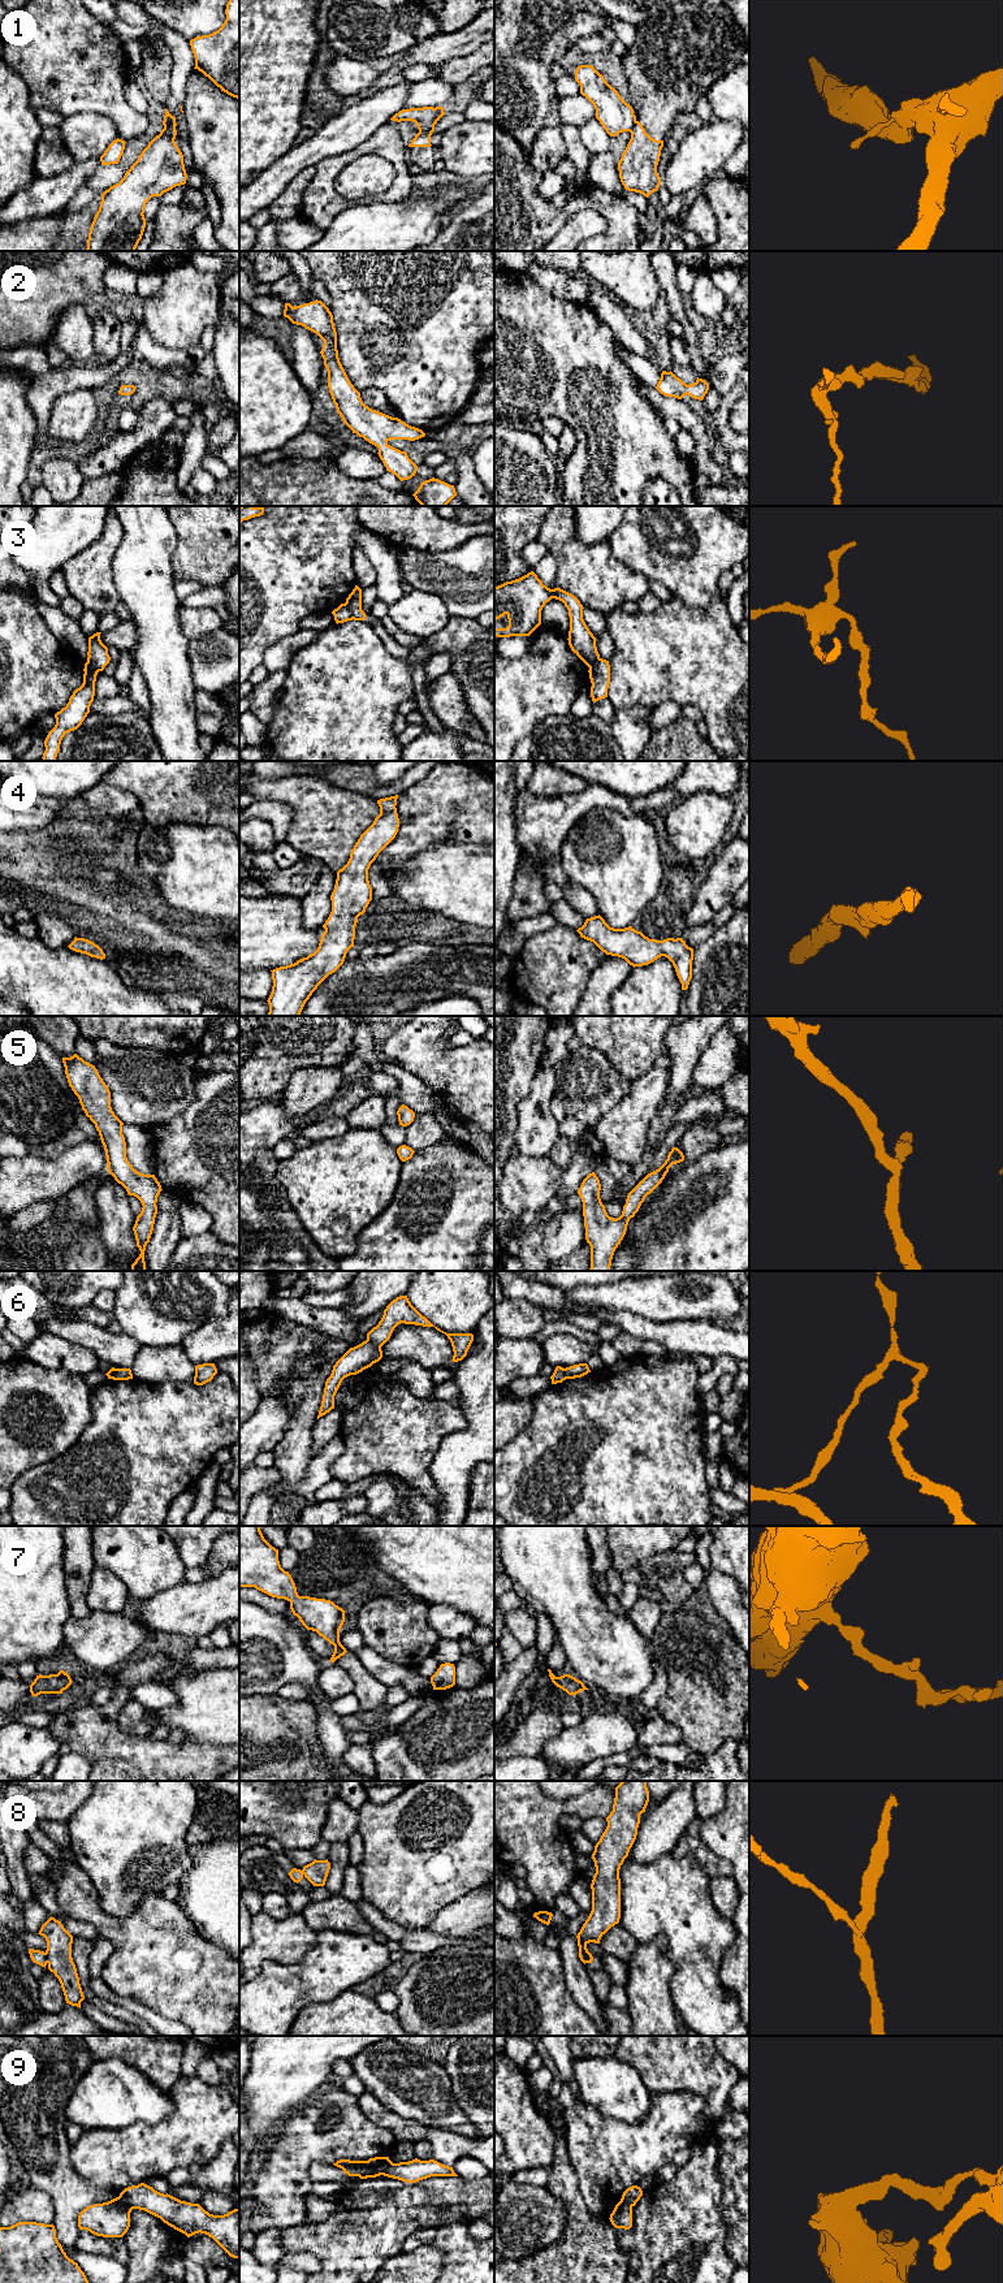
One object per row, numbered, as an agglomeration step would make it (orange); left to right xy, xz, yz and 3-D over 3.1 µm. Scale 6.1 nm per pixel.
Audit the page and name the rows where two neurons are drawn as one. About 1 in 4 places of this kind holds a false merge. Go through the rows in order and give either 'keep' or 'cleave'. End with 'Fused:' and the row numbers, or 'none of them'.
1: cleave
2: keep
3: cleave
4: keep
5: keep
6: cleave
7: keep
8: cleave
9: cleave
Fused: 1, 3, 6, 8, 9

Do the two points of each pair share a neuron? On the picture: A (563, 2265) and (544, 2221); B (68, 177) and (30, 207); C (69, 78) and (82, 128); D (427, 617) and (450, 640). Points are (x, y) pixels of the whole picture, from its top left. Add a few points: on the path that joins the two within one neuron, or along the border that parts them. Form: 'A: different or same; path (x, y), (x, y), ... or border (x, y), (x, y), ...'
A: different; border (566, 2213), (562, 2235), (527, 2256)
B: same; path (59, 186), (51, 194), (39, 199)
C: different; border (64, 116), (80, 112), (99, 112), (108, 119)
D: different; border (450, 617), (439, 631), (424, 639)

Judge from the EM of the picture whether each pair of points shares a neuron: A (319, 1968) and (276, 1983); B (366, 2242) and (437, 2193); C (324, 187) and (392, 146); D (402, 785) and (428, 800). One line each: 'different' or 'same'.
A: same
B: same
C: same
D: different

